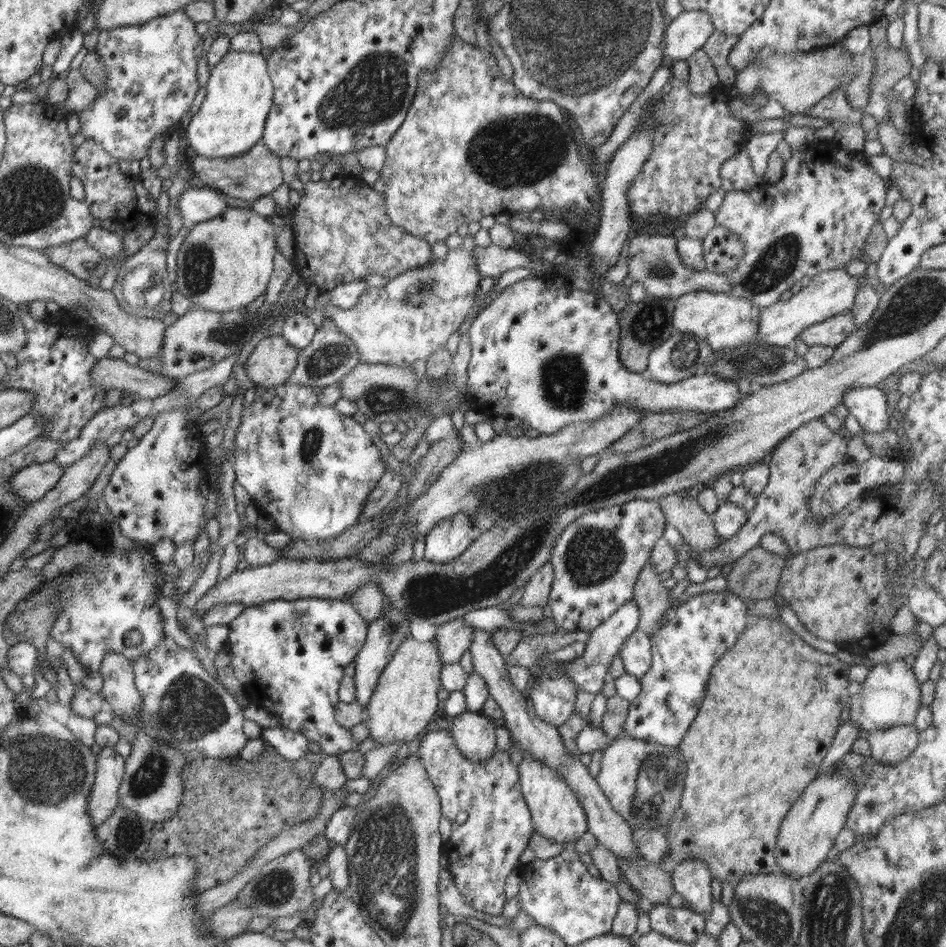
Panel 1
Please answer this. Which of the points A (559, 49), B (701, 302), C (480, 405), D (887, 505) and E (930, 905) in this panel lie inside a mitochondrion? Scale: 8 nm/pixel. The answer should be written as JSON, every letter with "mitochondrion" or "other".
{"A":"mitochondrion","B":"other","C":"other","D":"other","E":"mitochondrion"}

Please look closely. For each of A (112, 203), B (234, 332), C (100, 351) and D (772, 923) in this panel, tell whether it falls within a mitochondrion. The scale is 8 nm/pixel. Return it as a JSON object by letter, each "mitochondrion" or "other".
{"A":"other","B":"mitochondrion","C":"other","D":"mitochondrion"}

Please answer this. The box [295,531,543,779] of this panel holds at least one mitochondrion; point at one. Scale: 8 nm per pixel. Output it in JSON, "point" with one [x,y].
{"point":[392,626]}

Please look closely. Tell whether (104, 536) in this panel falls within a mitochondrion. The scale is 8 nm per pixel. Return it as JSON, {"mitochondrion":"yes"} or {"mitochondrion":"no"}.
{"mitochondrion":"no"}

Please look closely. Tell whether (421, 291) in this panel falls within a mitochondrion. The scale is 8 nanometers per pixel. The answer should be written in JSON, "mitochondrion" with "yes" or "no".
{"mitochondrion":"yes"}

